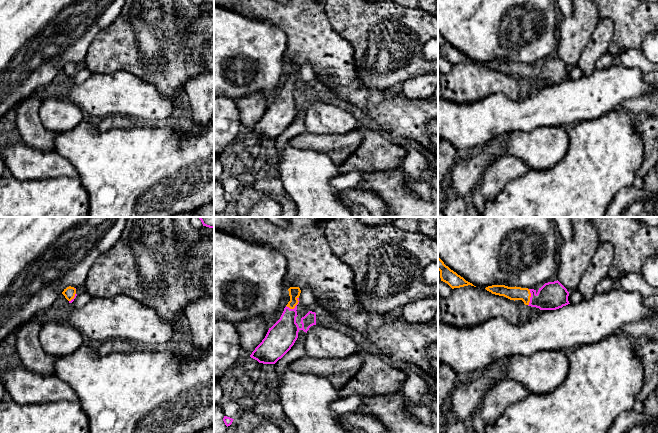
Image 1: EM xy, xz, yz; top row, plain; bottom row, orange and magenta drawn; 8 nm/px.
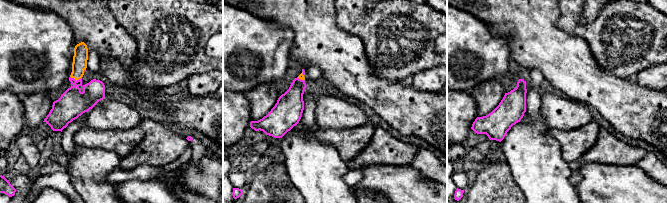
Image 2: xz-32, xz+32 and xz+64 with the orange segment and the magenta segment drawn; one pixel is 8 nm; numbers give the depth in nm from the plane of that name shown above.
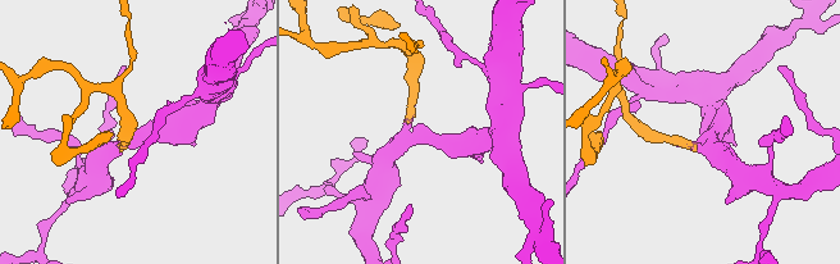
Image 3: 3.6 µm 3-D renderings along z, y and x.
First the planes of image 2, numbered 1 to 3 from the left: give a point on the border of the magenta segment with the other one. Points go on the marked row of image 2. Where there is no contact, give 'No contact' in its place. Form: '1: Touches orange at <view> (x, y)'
1: Touches orange at xz-32 (76, 80)
2: Touches orange at xz+32 (301, 79)
3: No contact

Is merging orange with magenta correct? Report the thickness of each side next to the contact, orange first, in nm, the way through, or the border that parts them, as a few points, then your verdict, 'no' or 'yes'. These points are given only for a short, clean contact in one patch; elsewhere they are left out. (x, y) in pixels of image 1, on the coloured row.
100/220 nm | across xz (294, 292), (295, 305), (290, 311), (284, 333) | yes

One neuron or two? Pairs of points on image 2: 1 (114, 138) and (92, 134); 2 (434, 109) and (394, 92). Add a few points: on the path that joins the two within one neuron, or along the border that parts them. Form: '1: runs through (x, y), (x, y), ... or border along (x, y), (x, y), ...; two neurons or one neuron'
1: runs through (109, 138), (97, 138); one neuron
2: runs through (424, 109), (411, 109), (404, 102); one neuron

